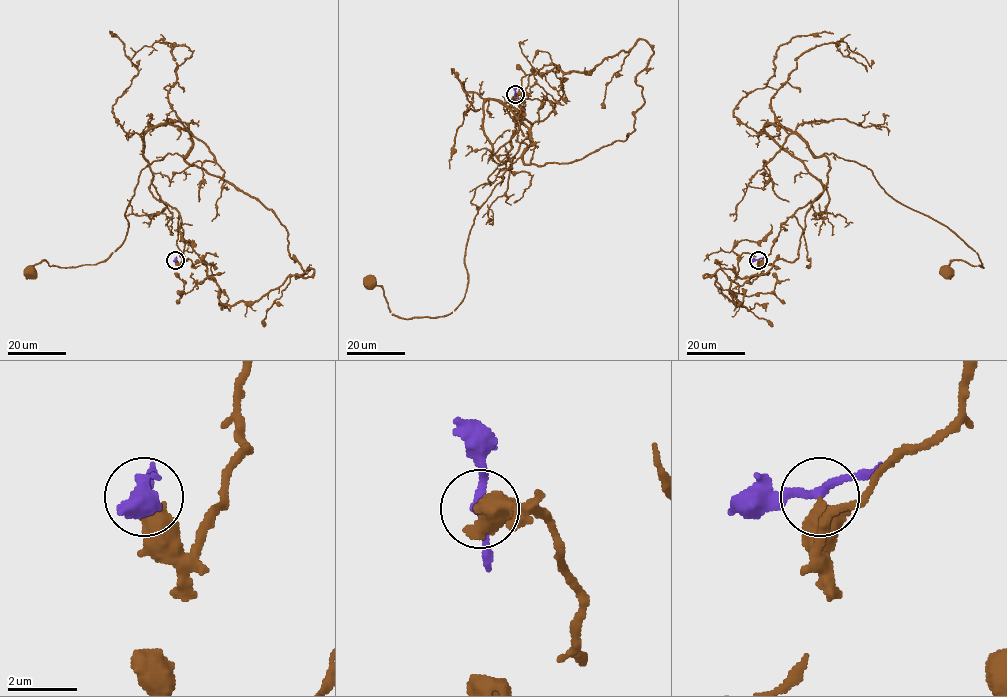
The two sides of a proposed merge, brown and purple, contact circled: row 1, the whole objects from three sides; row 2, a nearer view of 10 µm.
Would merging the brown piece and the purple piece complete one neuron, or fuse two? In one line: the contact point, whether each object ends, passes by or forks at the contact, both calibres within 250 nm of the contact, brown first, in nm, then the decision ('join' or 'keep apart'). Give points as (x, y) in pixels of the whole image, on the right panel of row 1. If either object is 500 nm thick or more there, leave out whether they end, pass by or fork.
place (758, 260); calibres 600 and 240 nm; keep apart

